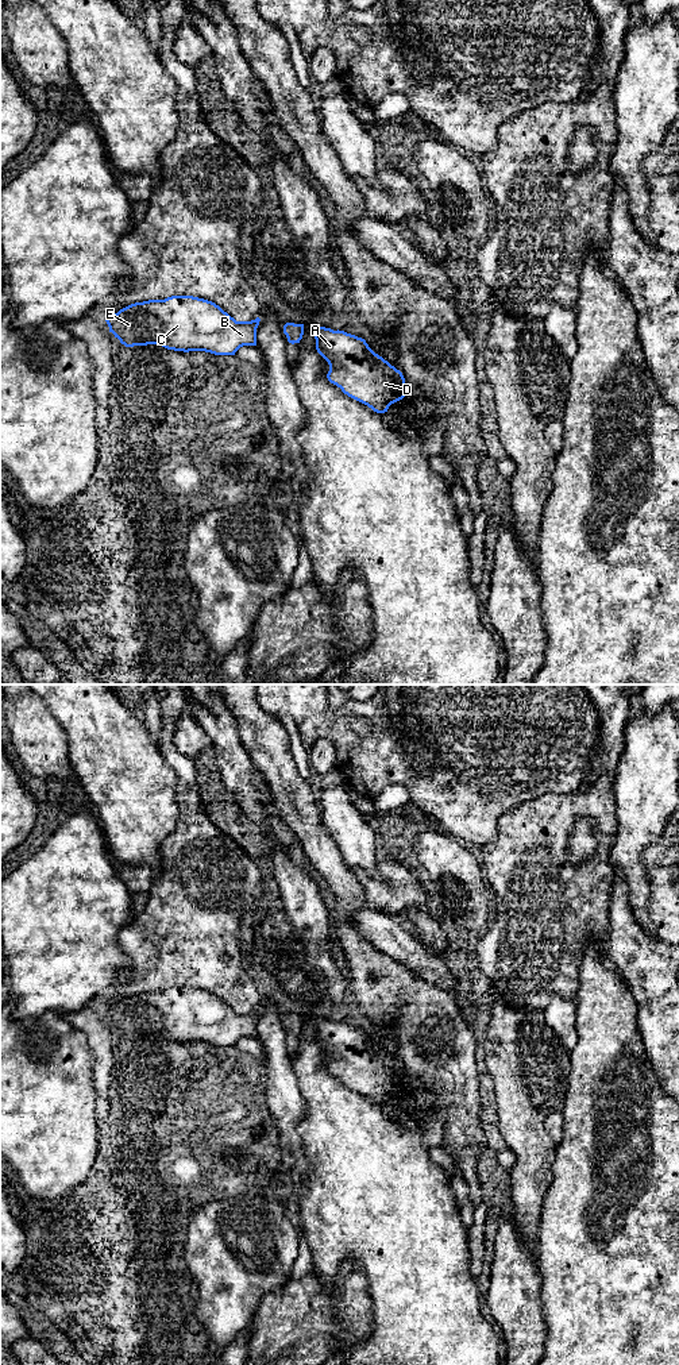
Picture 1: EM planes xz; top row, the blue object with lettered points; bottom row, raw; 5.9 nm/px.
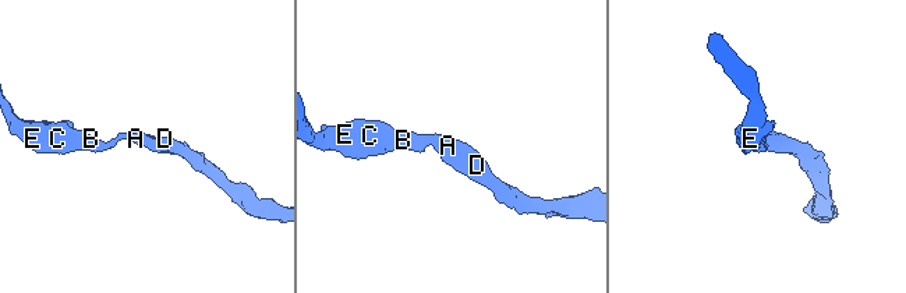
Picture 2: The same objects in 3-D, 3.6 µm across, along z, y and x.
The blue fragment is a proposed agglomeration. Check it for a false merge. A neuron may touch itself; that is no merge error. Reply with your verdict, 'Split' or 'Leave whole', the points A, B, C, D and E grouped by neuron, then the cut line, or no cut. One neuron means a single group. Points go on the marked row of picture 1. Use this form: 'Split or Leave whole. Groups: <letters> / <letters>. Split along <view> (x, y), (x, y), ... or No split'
Leave whole. Groups: A B C D E. No split

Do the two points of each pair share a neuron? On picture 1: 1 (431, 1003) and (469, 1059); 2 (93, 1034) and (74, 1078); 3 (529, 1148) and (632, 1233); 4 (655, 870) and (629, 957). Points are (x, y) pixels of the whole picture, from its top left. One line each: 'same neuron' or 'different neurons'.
1: same neuron
2: different neurons
3: different neurons
4: different neurons

